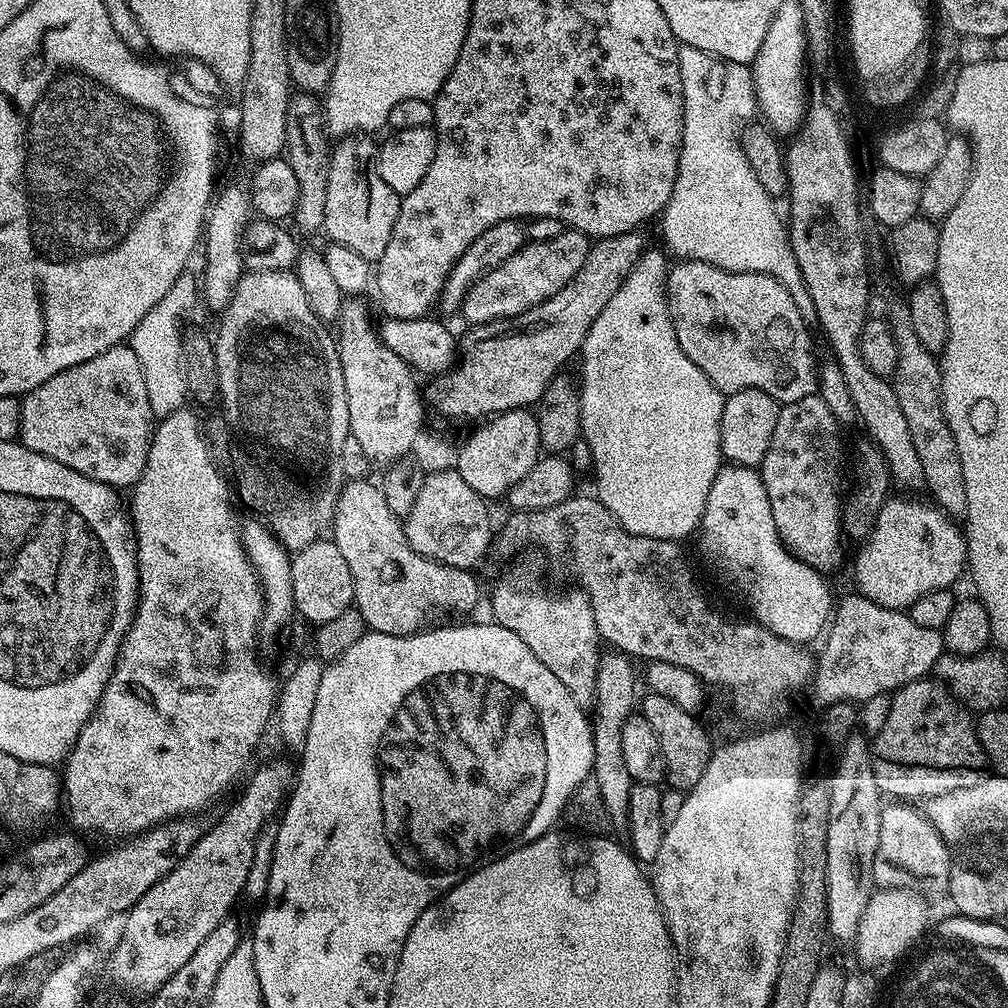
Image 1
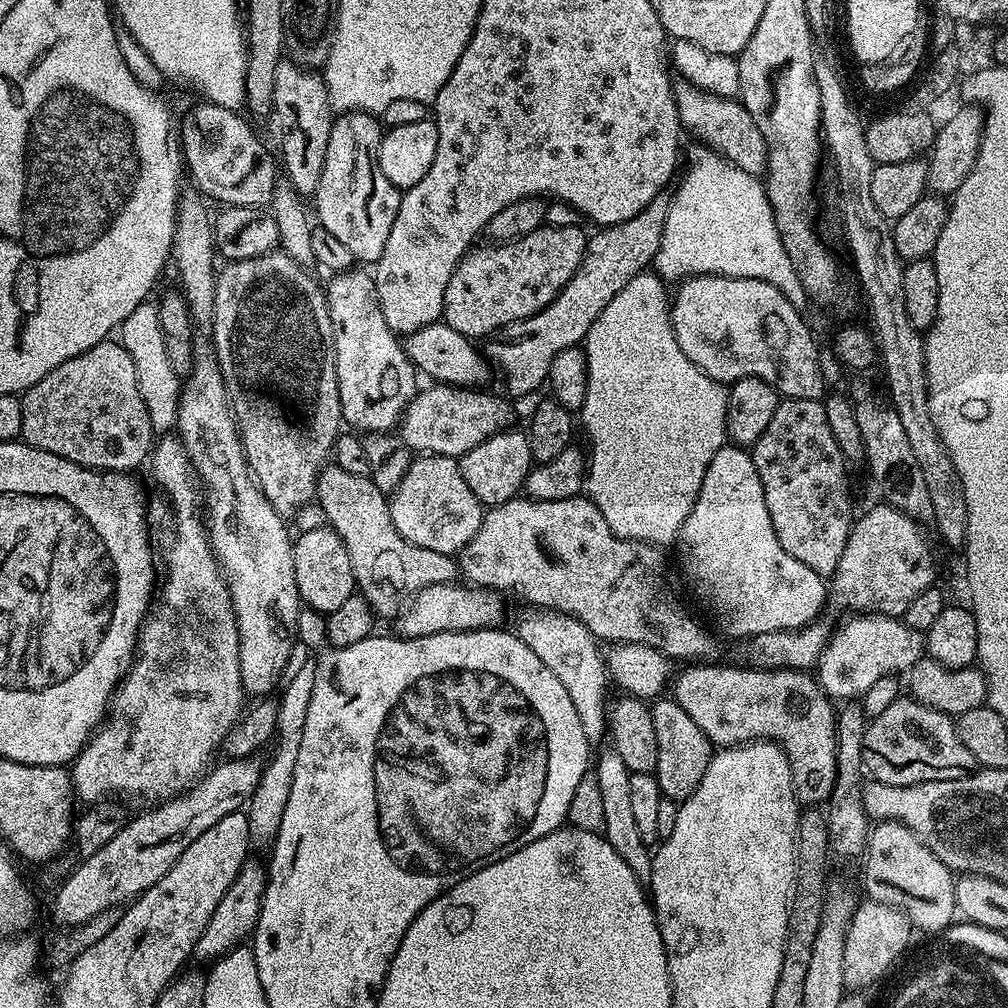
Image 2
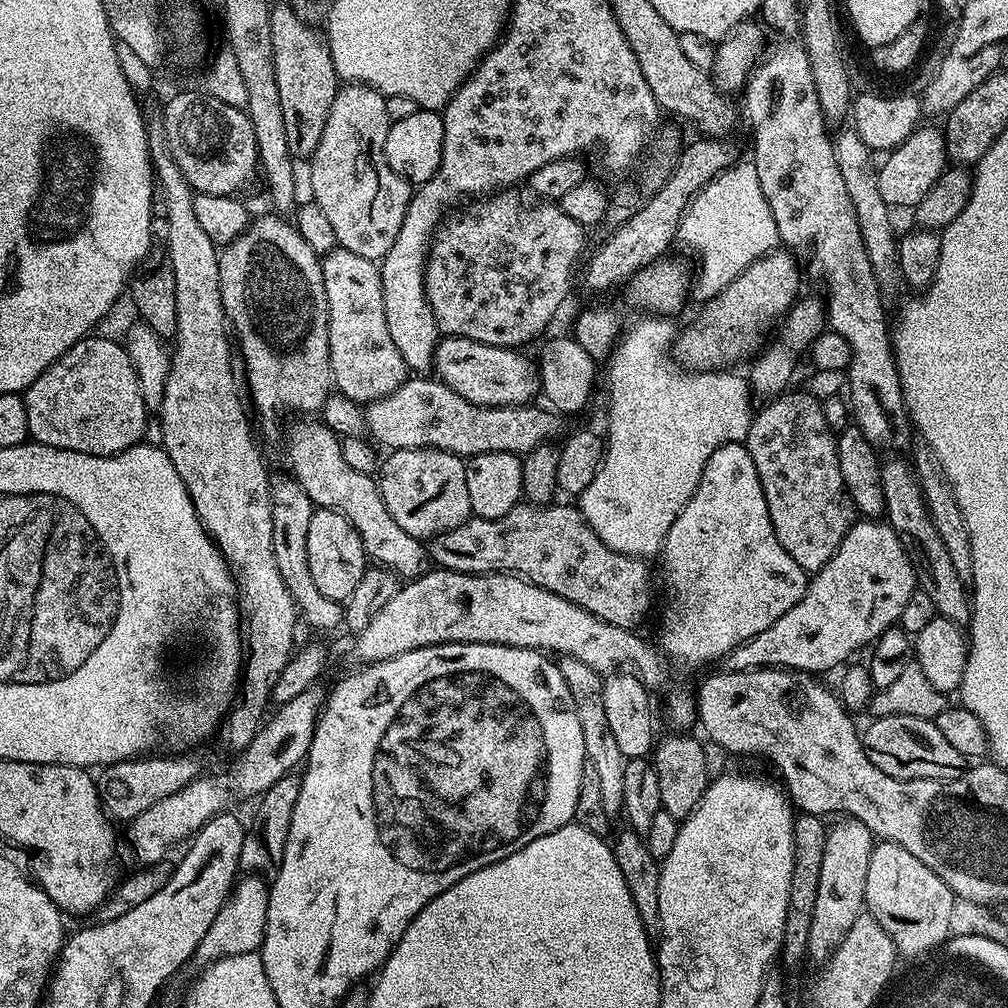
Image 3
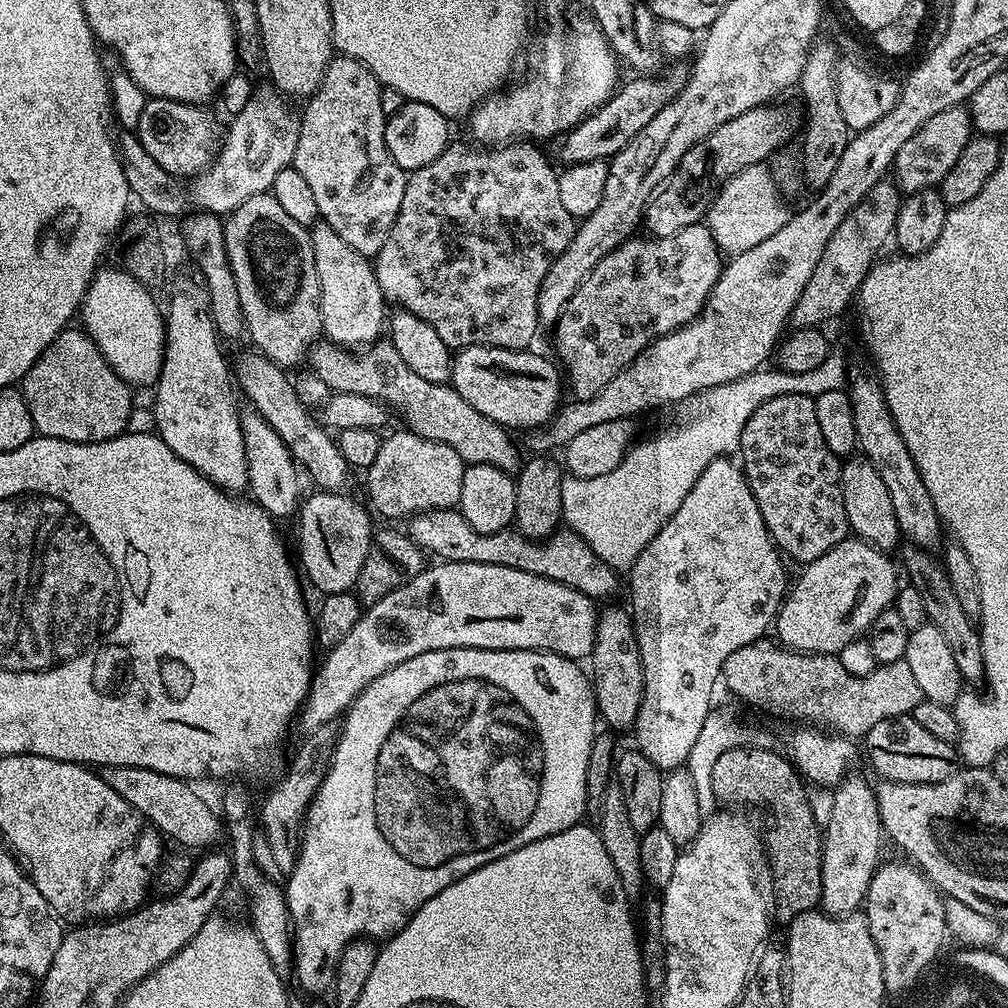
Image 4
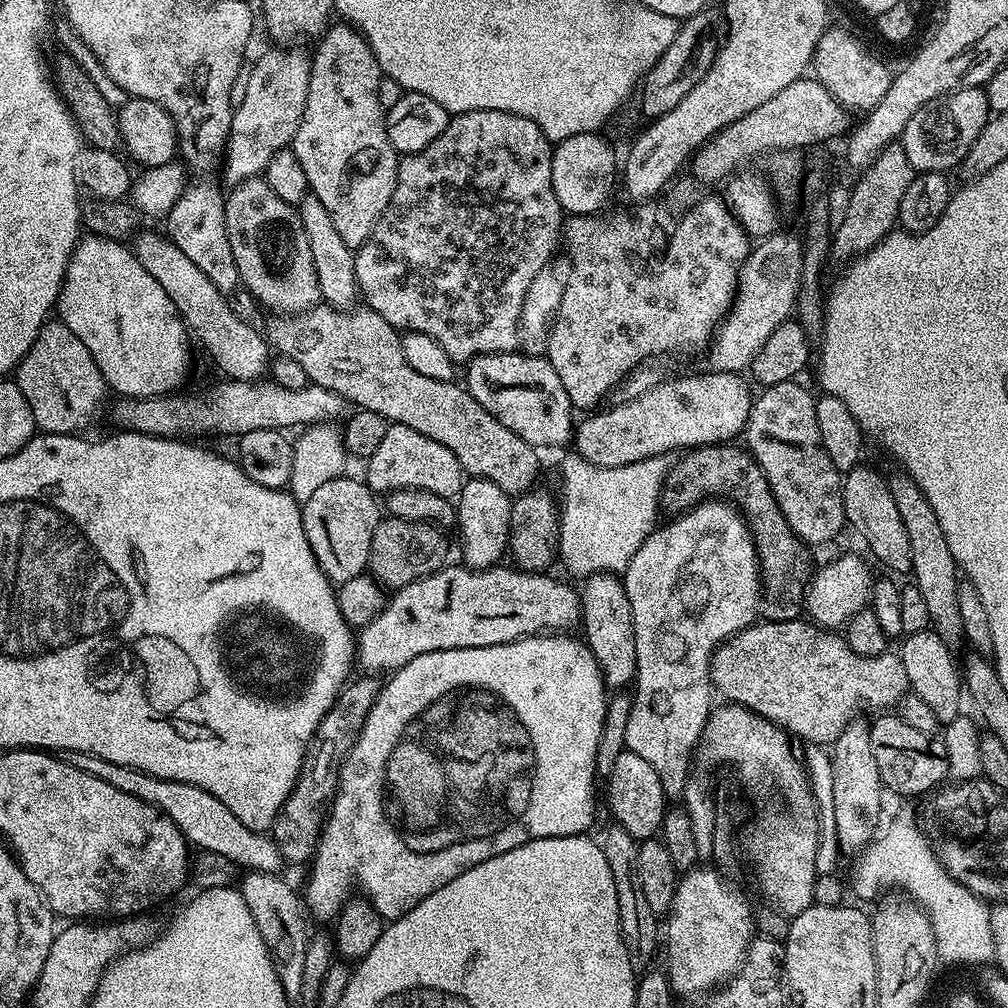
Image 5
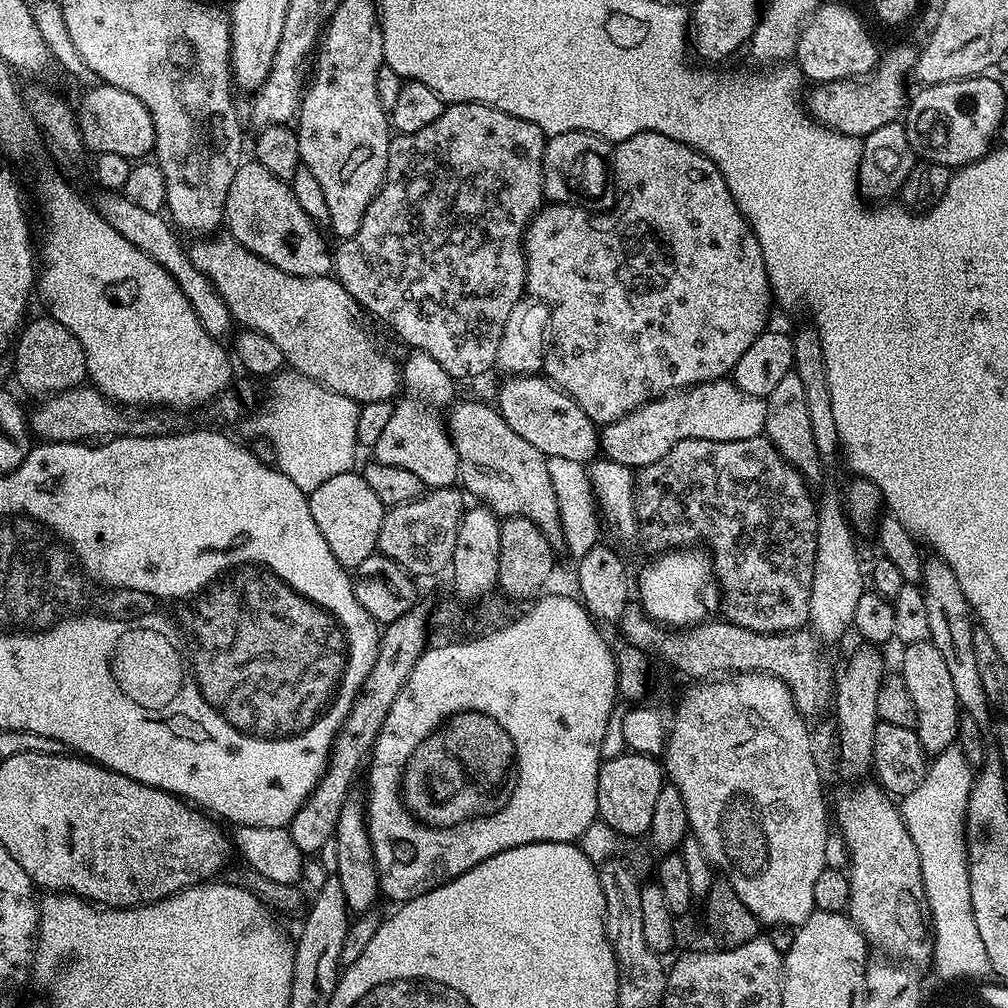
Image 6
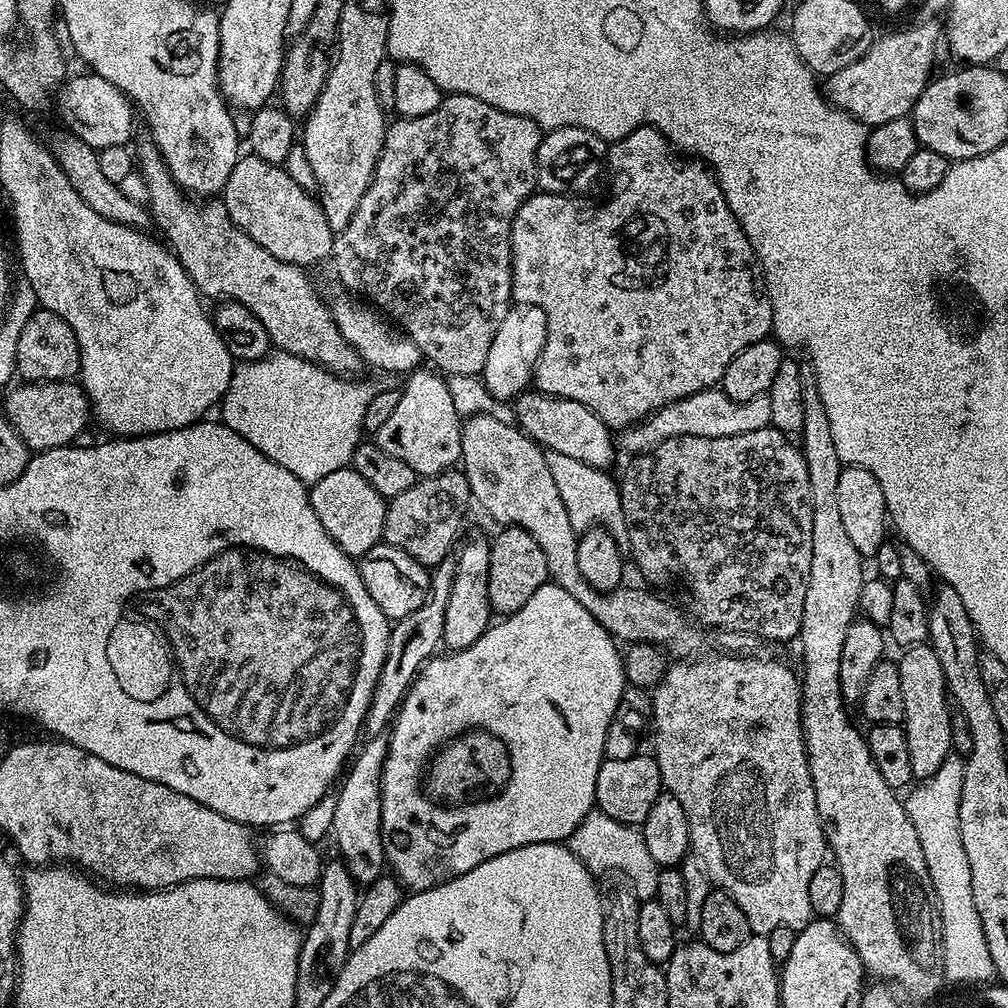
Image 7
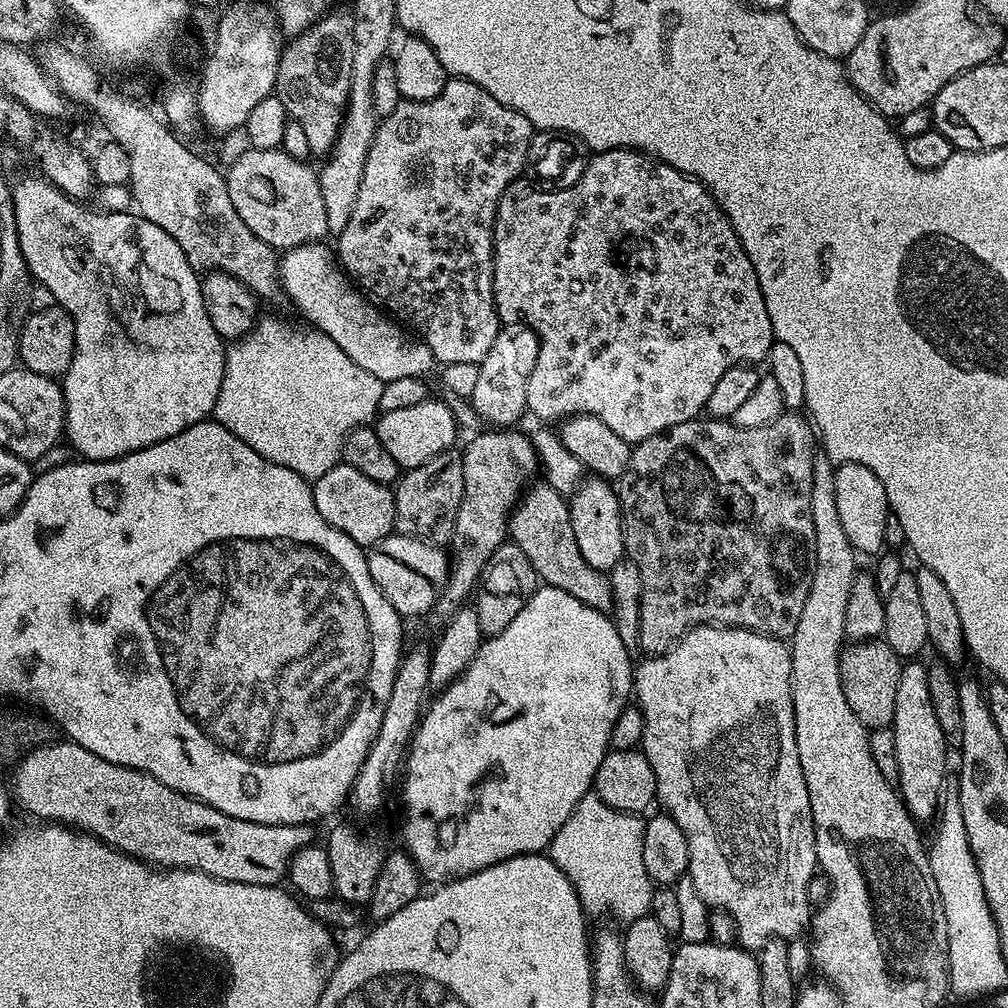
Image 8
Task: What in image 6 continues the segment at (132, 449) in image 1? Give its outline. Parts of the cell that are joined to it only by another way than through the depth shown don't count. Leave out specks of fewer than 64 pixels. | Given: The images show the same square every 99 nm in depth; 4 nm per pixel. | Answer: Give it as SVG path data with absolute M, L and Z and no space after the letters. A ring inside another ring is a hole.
M41 314L37 320L31 320L21 327L14 341L14 380L16 376L21 390L32 396L49 398L58 392L81 387L88 375L88 367L86 354L78 338L74 338L74 334L66 330L66 326L62 326L47 314Z

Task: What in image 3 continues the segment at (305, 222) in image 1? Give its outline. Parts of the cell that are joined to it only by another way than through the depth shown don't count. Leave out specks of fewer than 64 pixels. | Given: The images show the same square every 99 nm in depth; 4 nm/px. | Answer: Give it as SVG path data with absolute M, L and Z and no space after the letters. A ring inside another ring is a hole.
M287 2L271 9L270 38L274 54L274 82L282 102L282 122L286 122L286 142L293 157L311 157L322 136L322 126L336 97L338 77L330 58L328 42L319 27L309 26Z

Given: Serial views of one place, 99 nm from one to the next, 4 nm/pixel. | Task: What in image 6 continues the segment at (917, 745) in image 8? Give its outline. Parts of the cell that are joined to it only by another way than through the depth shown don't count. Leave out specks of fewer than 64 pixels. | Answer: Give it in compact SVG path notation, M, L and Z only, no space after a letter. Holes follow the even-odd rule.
M929 639L903 645L902 651L904 651L904 657L900 660L898 672L906 682L906 690L910 690L912 706L916 710L916 726L914 729L916 737L922 742L925 752L929 754L935 754L953 747L956 744L956 735L960 729L962 709L958 698L954 694L954 685L950 679L946 661L942 659L942 654L938 651L938 646L934 646Z

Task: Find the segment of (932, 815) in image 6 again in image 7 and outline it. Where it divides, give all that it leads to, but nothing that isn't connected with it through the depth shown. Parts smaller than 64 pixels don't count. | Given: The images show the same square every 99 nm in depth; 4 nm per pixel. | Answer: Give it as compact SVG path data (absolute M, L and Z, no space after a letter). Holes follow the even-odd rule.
M949 755L933 776L923 777L907 793L909 796L904 800L904 809L908 812L910 822L914 822L918 842L922 842L922 858L926 858L926 870L930 870L930 882L936 895L936 904L940 907L942 943L945 944L948 972L961 979L988 982L994 976L990 946L986 946L982 918L978 918L978 910L974 906L970 862L966 859L962 834L958 830L963 777L961 757Z

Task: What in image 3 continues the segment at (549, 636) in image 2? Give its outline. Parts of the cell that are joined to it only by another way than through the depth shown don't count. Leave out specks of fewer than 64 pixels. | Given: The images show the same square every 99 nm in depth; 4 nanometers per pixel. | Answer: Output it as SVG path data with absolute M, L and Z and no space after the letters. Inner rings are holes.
M573 656L559 657L560 673L566 678L566 686L570 686L570 694L574 698L574 706L578 714L578 722L582 725L582 742L587 763L594 766L598 773L598 782L602 782L602 810L610 818L616 818L624 810L624 791L622 782L626 782L626 757L610 731L610 724L606 718L605 703L602 700L604 681L601 673L595 672L586 662Z

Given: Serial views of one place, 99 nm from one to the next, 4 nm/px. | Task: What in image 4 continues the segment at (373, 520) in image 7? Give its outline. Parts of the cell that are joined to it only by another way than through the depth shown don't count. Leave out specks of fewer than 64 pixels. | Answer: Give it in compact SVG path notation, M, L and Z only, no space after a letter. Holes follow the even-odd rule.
M313 491L313 496L303 501L298 509L300 520L300 560L303 575L320 591L352 592L356 579L362 574L366 554L372 549L374 527L368 517L369 509L359 504L343 491ZM368 511L368 512L367 512ZM304 567L304 568L303 568ZM305 572L305 573L304 573Z

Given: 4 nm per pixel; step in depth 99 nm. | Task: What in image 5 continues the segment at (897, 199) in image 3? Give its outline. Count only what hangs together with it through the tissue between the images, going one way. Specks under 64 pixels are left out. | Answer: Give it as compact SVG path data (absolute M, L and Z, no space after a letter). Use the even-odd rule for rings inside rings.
M983 87L963 88L931 100L915 112L910 122L906 122L902 143L910 166L917 173L947 173L948 168L955 169L963 160L966 150L970 150L974 138L978 138L978 130L982 130L989 119L988 93Z

